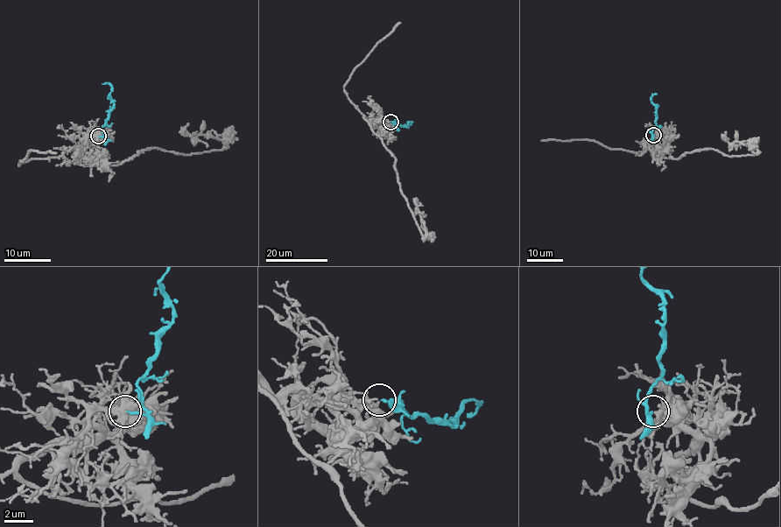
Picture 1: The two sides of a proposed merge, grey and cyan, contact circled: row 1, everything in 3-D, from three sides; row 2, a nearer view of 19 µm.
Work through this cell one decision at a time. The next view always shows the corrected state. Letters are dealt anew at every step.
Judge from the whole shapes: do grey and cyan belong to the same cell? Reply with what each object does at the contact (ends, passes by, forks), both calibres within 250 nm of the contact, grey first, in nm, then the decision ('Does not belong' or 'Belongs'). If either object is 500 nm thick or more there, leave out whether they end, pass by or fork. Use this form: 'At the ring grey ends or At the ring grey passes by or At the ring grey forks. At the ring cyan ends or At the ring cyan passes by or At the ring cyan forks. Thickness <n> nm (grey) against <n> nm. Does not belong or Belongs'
At the ring grey forks. At the ring cyan ends. Thickness 300 nm (grey) against 160 nm. Does not belong

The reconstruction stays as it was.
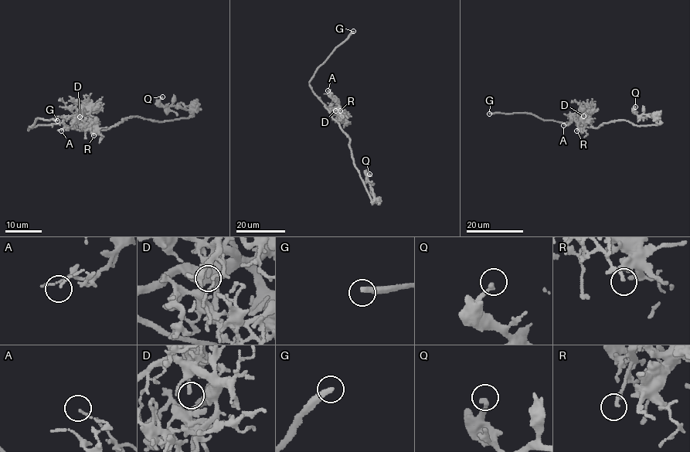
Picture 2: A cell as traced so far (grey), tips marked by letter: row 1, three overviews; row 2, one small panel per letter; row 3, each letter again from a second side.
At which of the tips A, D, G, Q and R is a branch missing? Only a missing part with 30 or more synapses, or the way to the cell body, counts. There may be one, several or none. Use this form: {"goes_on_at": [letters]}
{"goes_on_at": ["G"]}

